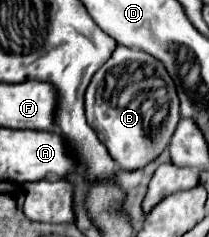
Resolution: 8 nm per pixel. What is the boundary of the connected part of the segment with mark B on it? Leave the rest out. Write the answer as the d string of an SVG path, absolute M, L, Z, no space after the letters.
M119 45L85 91L85 113L99 141L109 145L109 155L123 169L139 169L169 145L179 121L179 97L161 61L141 49Z

